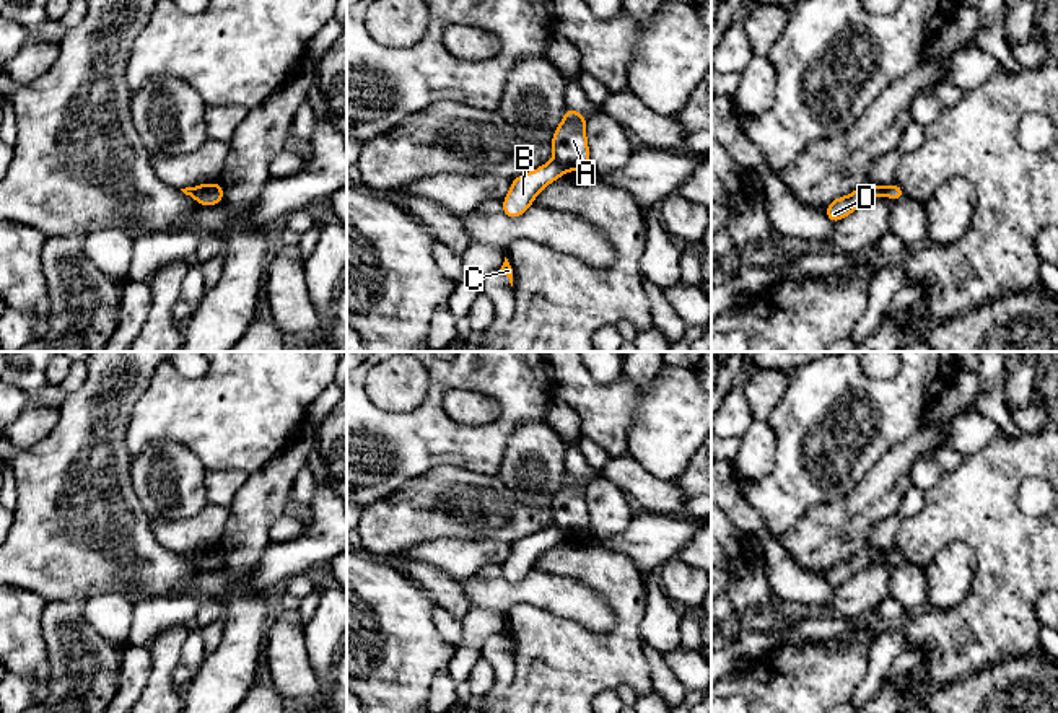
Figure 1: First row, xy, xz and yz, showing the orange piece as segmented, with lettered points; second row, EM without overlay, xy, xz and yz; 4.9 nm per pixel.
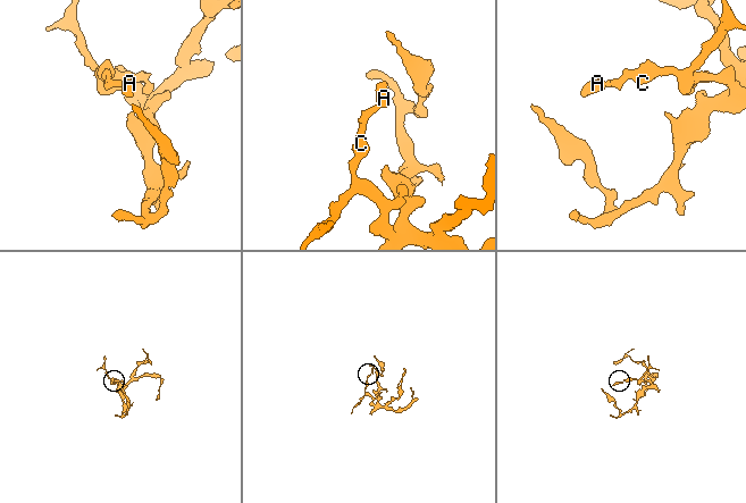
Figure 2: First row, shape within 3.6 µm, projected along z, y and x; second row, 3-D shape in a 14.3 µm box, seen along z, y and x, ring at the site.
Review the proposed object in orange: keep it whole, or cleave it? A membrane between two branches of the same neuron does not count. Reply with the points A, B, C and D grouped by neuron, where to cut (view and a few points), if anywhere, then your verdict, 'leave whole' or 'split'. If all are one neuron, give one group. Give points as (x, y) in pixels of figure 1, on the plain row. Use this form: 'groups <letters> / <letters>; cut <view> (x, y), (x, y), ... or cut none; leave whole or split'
groups A B C D; cut none; leave whole

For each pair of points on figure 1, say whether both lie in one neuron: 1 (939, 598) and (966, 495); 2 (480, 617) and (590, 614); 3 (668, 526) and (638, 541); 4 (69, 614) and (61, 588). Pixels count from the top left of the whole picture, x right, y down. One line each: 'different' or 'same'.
1: different
2: different
3: same
4: different

